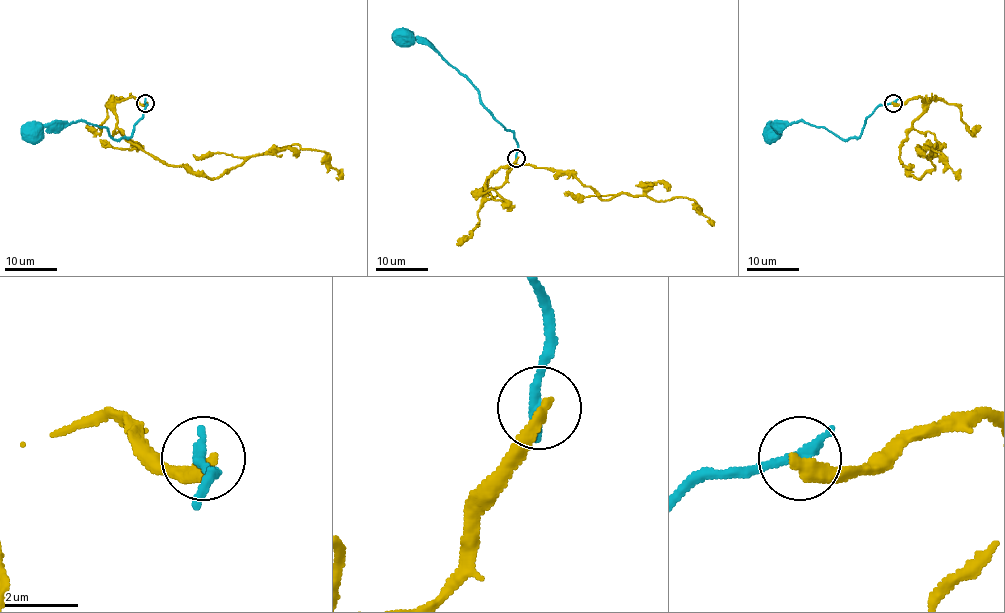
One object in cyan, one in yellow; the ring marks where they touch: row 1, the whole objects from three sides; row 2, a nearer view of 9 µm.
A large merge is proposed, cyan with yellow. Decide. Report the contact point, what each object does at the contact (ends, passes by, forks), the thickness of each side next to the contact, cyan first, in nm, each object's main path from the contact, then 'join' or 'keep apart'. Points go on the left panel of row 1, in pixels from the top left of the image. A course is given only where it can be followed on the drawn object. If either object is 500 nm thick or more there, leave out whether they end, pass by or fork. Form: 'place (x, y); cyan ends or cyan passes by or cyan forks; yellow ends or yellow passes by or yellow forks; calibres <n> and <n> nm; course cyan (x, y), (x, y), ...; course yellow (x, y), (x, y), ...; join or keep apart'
place (145, 103); cyan ends; yellow ends; calibres 360 and 360 nm; course cyan (145, 102), (144, 115), (129, 136), (119, 139), (114, 139), (105, 127), (84, 120), (29, 124), (31, 130); course yellow (146, 102), (116, 102), (116, 127), (167, 164), (218, 178), (252, 156), (298, 144), (325, 153), (342, 179); keep apart

